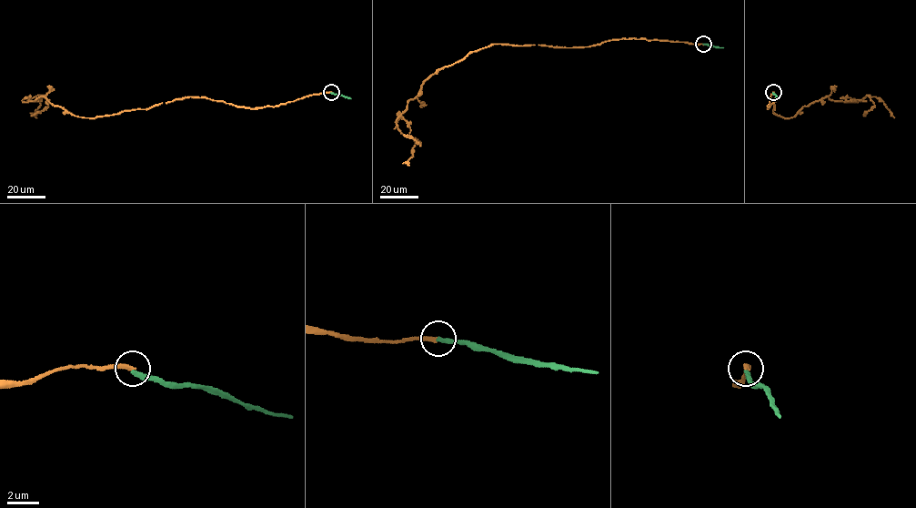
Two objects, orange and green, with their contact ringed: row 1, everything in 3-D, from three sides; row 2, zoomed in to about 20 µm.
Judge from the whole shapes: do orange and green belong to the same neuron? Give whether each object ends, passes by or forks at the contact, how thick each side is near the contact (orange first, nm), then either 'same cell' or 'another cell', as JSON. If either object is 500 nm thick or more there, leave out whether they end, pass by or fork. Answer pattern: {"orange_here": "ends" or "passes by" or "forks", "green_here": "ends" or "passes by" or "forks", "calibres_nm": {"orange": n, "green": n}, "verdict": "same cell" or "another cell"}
{"orange_here": "ends", "green_here": "ends", "calibres_nm": {"orange": 260, "green": 320}, "verdict": "another cell"}

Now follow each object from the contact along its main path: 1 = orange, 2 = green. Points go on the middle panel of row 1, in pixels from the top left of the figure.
1: (704, 44), (619, 38), (470, 52), (426, 79), (397, 119), (416, 141), (408, 166)
2: (704, 44), (723, 47)

